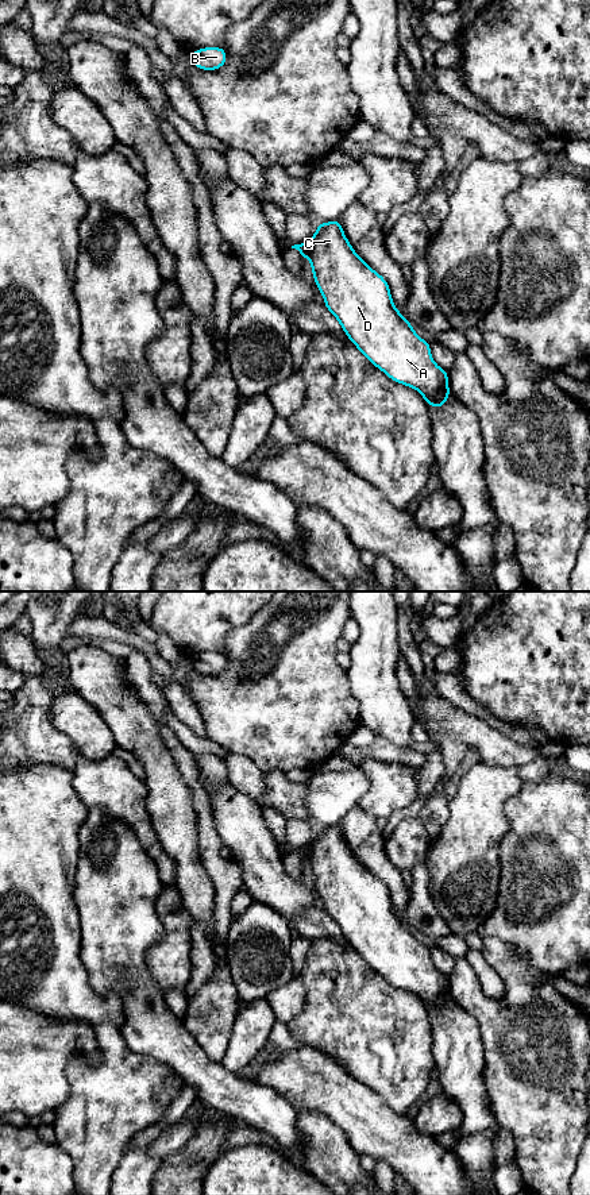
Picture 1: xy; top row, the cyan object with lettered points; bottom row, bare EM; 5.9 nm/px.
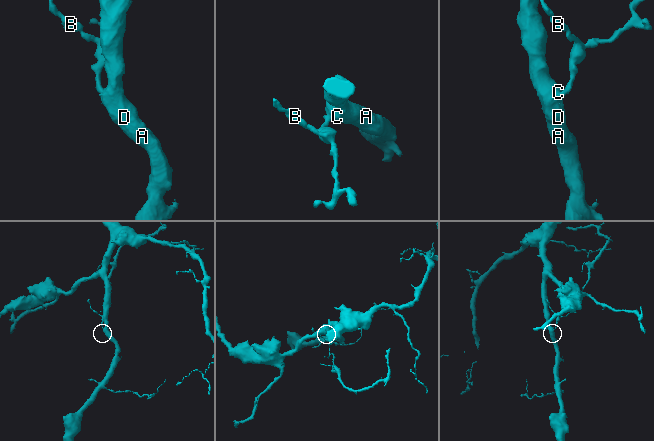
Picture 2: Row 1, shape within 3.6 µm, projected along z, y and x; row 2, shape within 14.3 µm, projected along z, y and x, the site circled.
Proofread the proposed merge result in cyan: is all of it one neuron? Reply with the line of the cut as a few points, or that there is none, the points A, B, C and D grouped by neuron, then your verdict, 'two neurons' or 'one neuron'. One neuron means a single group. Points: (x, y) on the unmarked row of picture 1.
cut in xy along (309, 845), (304, 862); A C D / B; two neurons

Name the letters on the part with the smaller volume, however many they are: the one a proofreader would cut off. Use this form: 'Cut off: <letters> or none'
Cut off: B

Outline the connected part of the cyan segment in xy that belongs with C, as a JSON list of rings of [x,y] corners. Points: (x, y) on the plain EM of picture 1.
[[[339,824],[317,829],[315,840],[309,844],[305,863],[311,866],[315,888],[324,903],[323,909],[339,926],[350,947],[393,987],[413,992],[429,1011],[443,1013],[451,998],[448,976],[433,965],[431,948],[421,944],[413,930],[396,914],[387,886],[355,857]]]

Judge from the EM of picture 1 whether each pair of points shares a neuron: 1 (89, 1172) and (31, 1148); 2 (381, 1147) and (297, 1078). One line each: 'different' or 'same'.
1: different
2: same

